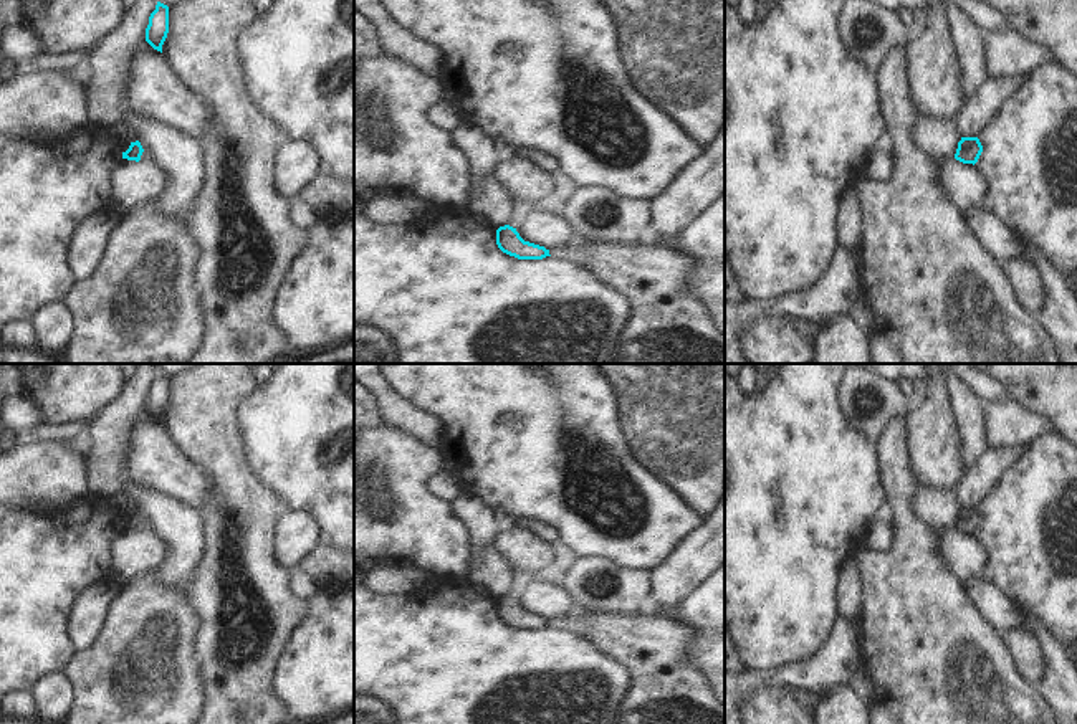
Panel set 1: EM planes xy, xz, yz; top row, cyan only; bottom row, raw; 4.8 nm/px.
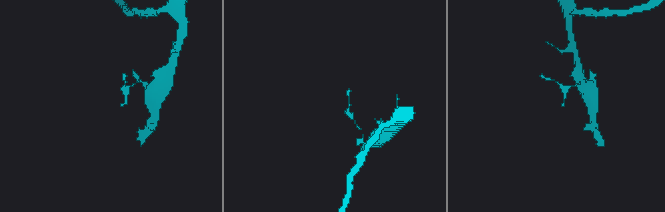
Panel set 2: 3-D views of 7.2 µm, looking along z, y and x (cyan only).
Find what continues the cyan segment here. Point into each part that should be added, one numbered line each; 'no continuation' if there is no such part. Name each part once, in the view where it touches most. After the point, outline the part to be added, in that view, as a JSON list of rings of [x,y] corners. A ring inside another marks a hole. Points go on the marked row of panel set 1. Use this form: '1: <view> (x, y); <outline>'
no continuation

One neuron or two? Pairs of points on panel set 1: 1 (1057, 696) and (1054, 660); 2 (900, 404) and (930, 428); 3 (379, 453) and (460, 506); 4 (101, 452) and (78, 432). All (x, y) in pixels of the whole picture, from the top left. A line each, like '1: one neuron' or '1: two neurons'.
1: one neuron
2: two neurons
3: two neurons
4: two neurons

